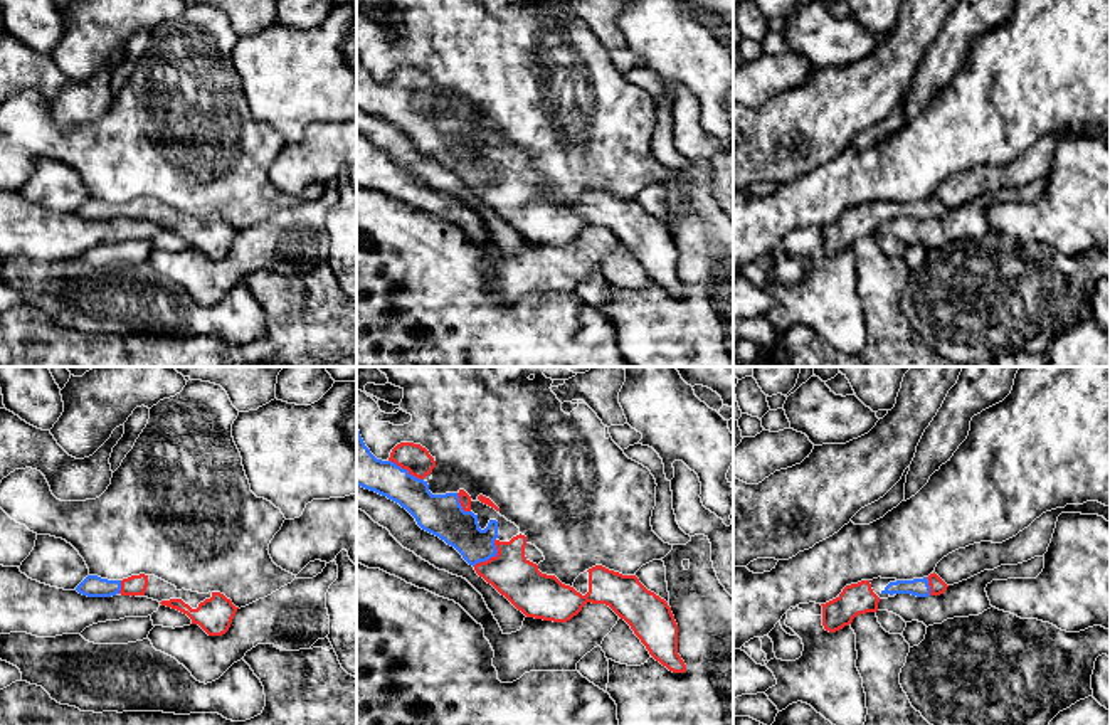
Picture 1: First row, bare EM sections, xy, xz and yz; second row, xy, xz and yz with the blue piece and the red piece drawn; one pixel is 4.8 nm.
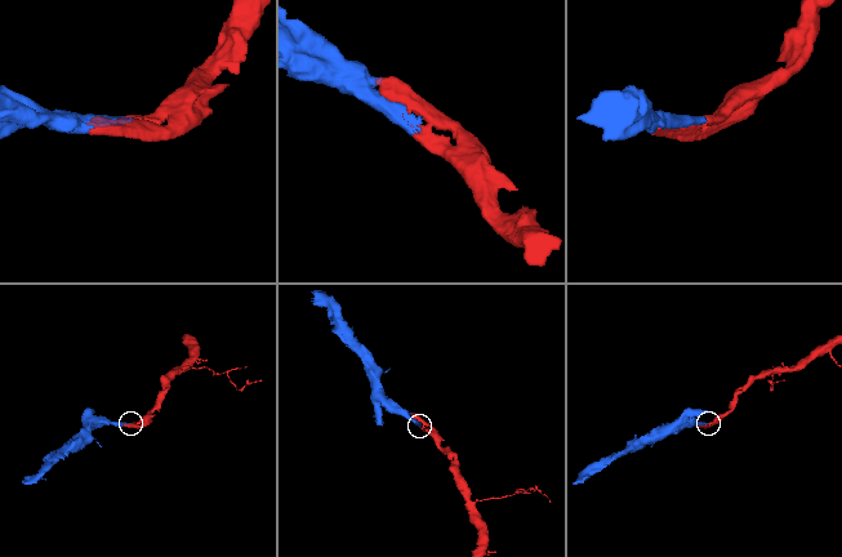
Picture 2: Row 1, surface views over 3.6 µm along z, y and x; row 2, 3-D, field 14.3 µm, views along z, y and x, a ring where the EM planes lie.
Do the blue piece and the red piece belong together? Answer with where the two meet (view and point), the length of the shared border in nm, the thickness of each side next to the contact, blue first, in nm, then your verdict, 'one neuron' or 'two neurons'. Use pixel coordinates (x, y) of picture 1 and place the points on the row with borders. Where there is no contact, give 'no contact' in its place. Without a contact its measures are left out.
contact xz (491, 555); length 170 nm; calibres 180 and 200 nm; one neuron

